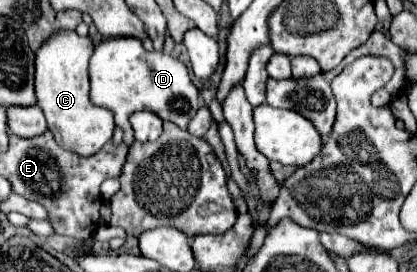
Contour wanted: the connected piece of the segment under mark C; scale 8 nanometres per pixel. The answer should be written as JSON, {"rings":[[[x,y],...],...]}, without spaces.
{"rings":[[[59,29],[59,31],[51,33],[35,53],[35,99],[37,99],[37,105],[43,109],[47,127],[55,135],[55,141],[63,149],[79,153],[83,157],[97,153],[111,139],[113,127],[115,127],[111,111],[91,105],[91,101],[89,101],[89,71],[87,71],[87,67],[89,67],[91,53],[93,53],[93,41],[89,37],[79,37],[75,31],[69,31],[69,29]]]}

